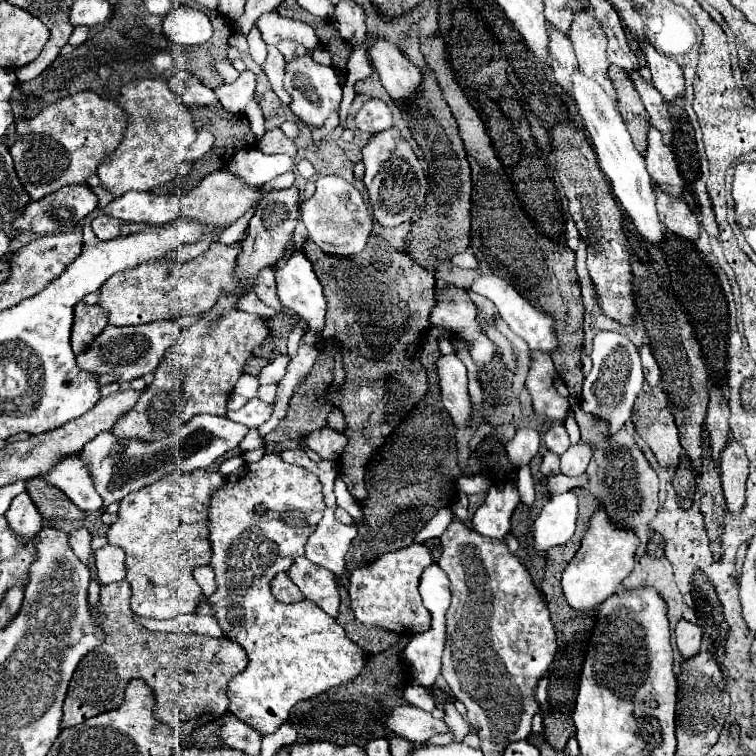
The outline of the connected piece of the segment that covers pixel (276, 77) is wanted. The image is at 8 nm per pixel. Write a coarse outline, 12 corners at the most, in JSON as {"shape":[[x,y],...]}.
{"shape":[[267,46],[262,65],[275,94],[289,104],[285,94],[285,60],[275,46]]}

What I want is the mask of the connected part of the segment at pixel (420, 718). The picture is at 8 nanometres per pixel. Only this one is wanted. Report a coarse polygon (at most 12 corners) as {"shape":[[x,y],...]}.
{"shape":[[413,706],[385,720],[391,734],[423,744],[447,730],[443,720]]}

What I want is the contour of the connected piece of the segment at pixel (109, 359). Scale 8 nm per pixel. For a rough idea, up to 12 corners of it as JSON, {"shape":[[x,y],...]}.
{"shape":[[175,320],[107,324],[77,368],[99,386],[155,372]]}

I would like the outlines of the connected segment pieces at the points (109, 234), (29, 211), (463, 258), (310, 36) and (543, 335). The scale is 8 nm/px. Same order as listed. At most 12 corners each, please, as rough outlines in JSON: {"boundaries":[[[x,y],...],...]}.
{"boundaries":[[[97,216],[93,232],[99,240],[111,240],[119,234],[123,222]],[[87,184],[29,202],[19,232],[51,234],[77,226],[97,208]],[[471,250],[455,254],[451,258],[453,266],[475,268],[477,260]],[[263,14],[257,20],[265,44],[281,40],[313,52],[319,38],[309,24]],[[481,276],[471,290],[493,300],[531,350],[553,354],[555,322],[511,282]]]}

